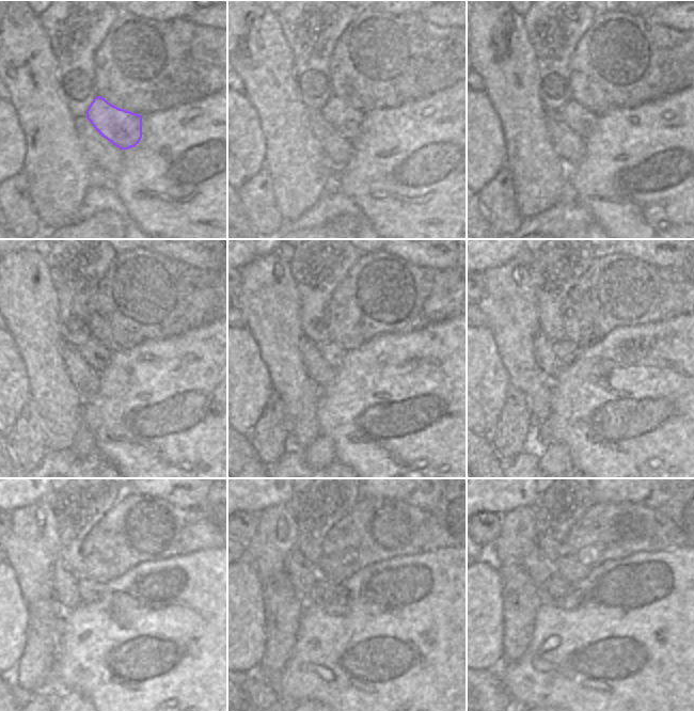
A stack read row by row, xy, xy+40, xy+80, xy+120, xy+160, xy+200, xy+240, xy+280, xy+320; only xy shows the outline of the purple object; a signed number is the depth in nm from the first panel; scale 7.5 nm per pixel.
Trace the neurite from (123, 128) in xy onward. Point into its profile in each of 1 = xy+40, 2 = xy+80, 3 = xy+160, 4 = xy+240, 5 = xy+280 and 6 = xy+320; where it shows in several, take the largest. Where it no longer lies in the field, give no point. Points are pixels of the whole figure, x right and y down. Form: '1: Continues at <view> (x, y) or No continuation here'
1: Continues at xy+40 (345, 120)
2: Continues at xy+80 (582, 121)
3: Continues at xy+160 (333, 354)
4: Continues at xy+240 (90, 590)
5: Continues at xy+280 (322, 589)
6: Continues at xy+320 (555, 588)

